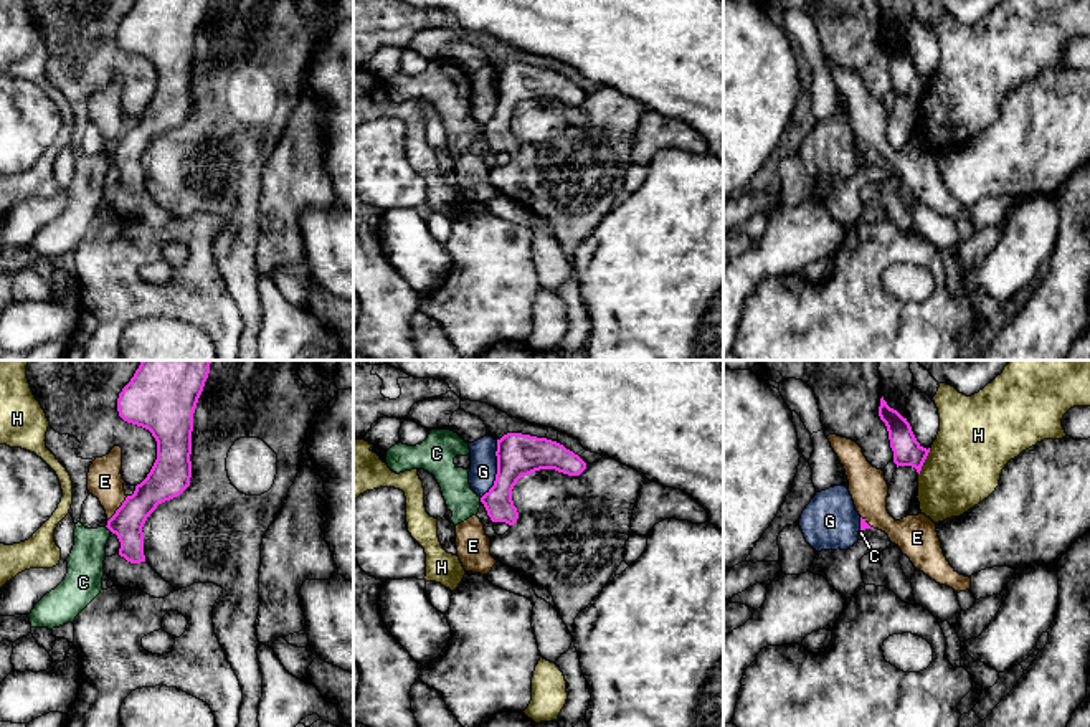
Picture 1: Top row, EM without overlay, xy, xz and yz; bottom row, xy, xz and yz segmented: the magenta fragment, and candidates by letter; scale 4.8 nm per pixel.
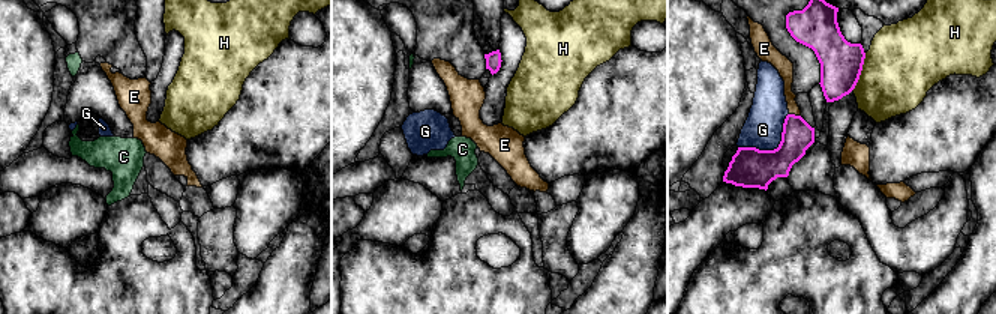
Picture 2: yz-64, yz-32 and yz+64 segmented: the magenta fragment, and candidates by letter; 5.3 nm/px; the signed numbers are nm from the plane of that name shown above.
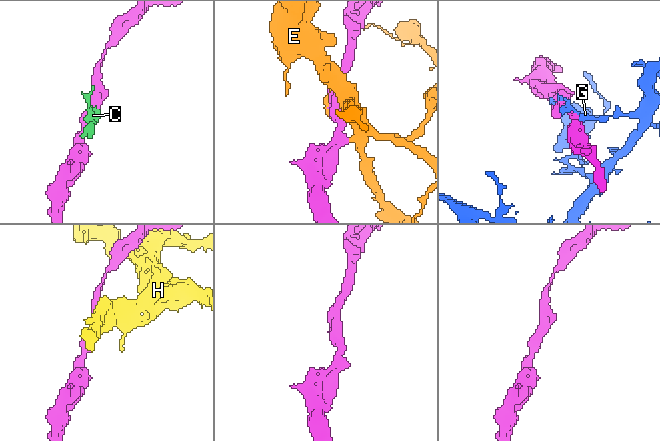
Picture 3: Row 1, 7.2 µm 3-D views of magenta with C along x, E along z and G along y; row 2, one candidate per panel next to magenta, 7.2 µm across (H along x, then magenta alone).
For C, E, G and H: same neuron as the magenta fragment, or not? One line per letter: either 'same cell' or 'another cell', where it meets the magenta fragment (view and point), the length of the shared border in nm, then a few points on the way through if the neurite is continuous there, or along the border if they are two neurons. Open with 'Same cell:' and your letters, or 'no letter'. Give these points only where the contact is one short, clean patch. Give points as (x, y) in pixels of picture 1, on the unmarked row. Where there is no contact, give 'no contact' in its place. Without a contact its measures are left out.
Same cell: no letter
C: another cell; meets magenta in xy at (109, 159); contact 40 nm long; border along xy (106, 156), (111, 161)
E: another cell; meets magenta in xy at (118, 139); contact 160 nm long
G: another cell; meets magenta in xz at (497, 99); contact 300 nm long
H: another cell; meets magenta in yz at (924, 91); contact 150 nm long

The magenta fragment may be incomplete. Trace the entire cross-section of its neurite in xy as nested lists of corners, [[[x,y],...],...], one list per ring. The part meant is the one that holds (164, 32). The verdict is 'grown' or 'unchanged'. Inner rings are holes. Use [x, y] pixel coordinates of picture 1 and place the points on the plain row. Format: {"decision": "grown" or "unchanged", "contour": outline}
{"decision": "unchanged", "contour": [[[135,0],[117,28],[119,46],[152,63],[157,89],[107,159],[121,172],[119,185],[145,192],[142,157],[159,134],[180,126],[192,107],[193,43],[210,0]]]}

